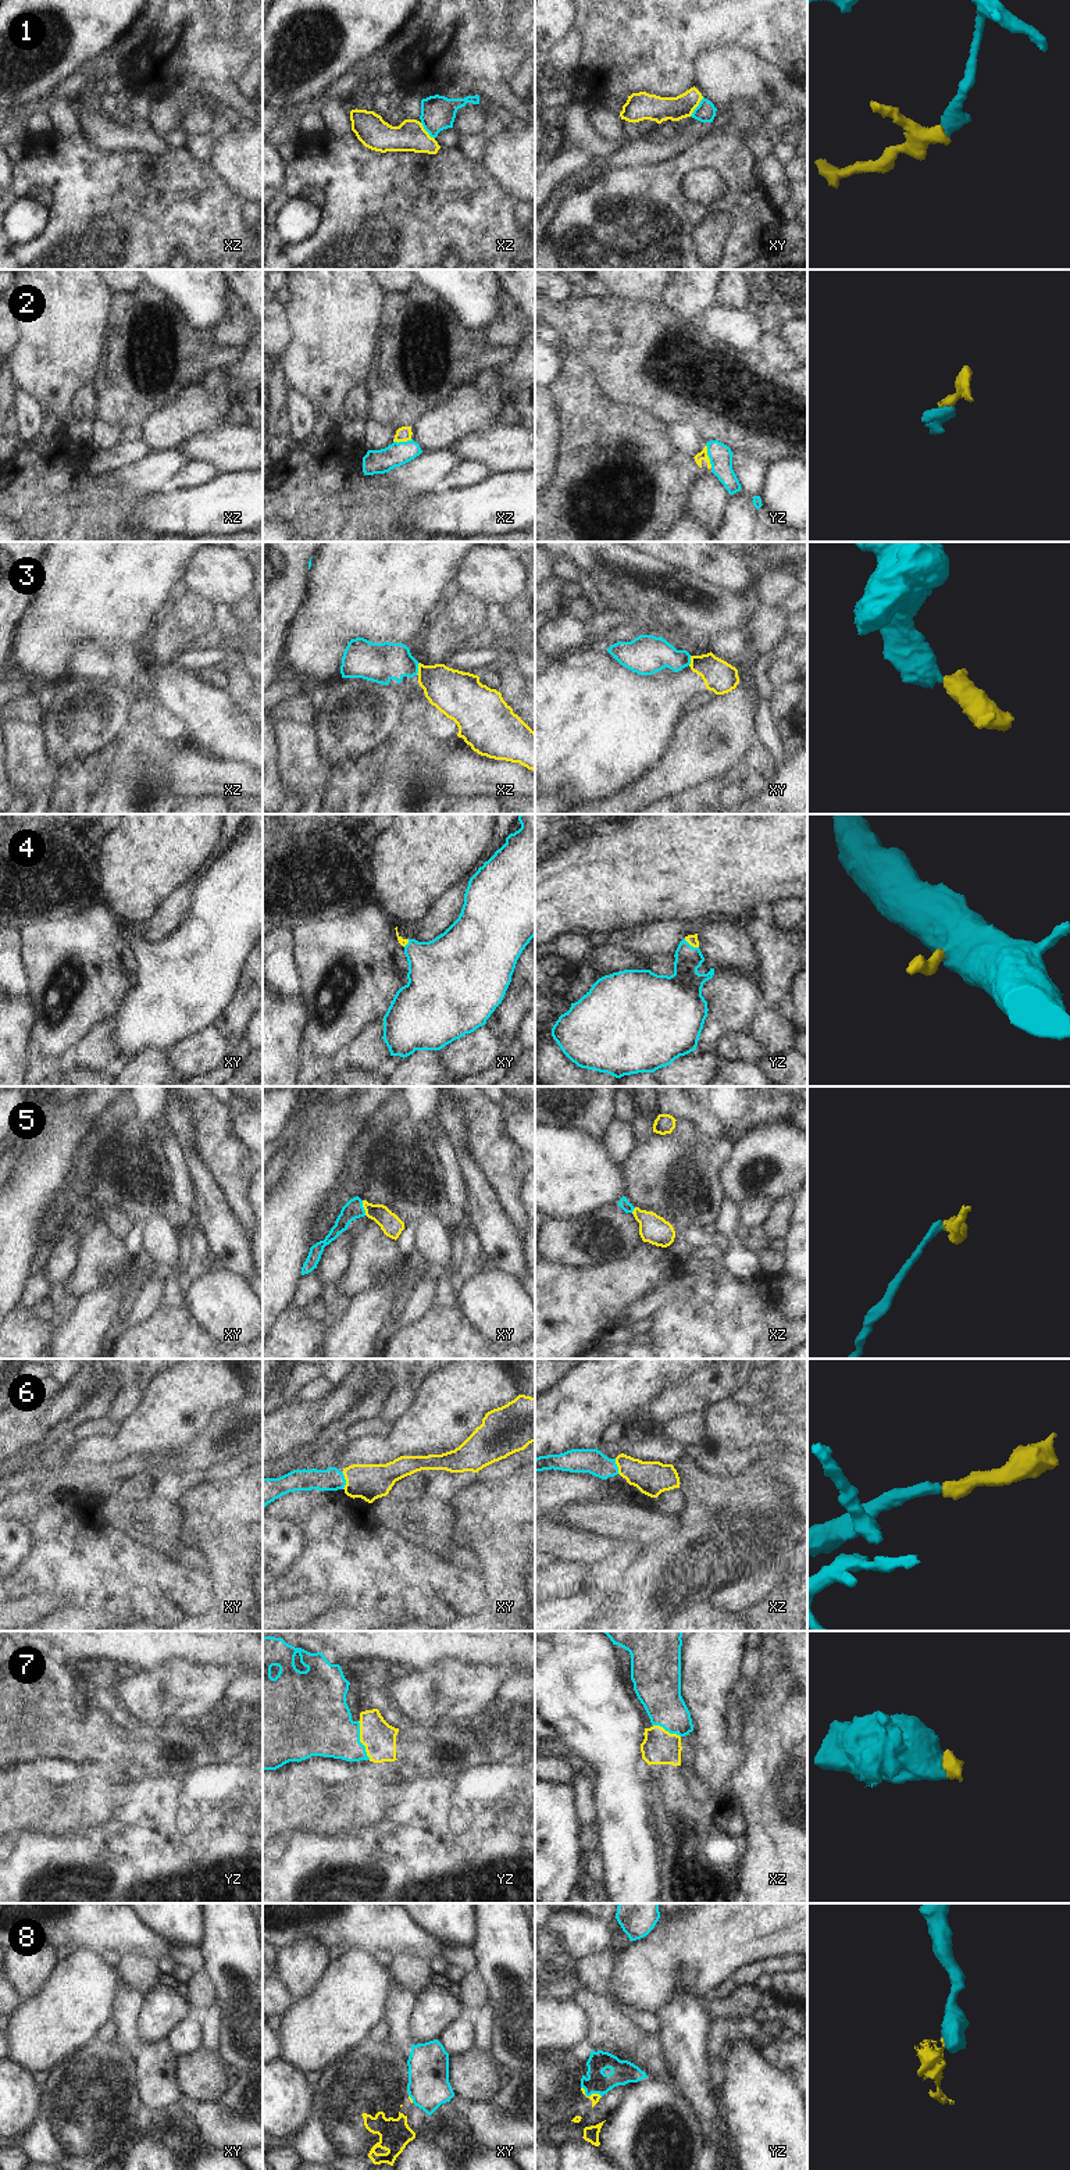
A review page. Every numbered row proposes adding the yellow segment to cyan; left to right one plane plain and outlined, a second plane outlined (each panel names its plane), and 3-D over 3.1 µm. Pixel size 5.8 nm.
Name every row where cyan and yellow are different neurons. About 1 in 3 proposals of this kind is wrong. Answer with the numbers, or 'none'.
1, 2, 3, 8

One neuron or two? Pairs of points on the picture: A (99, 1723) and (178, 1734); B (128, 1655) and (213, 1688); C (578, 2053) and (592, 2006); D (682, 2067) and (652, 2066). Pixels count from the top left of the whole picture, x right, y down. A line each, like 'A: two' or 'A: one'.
A: one
B: two
C: two
D: two

